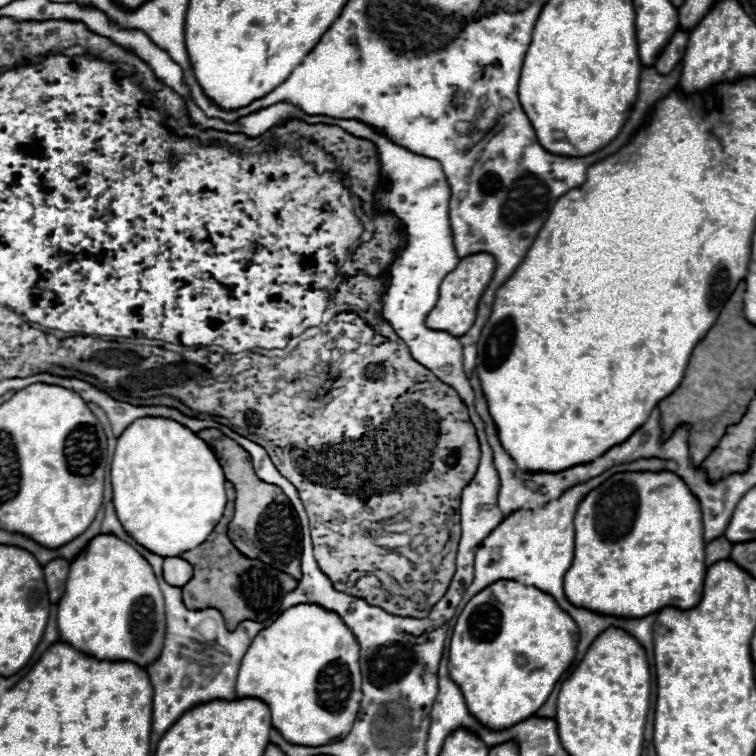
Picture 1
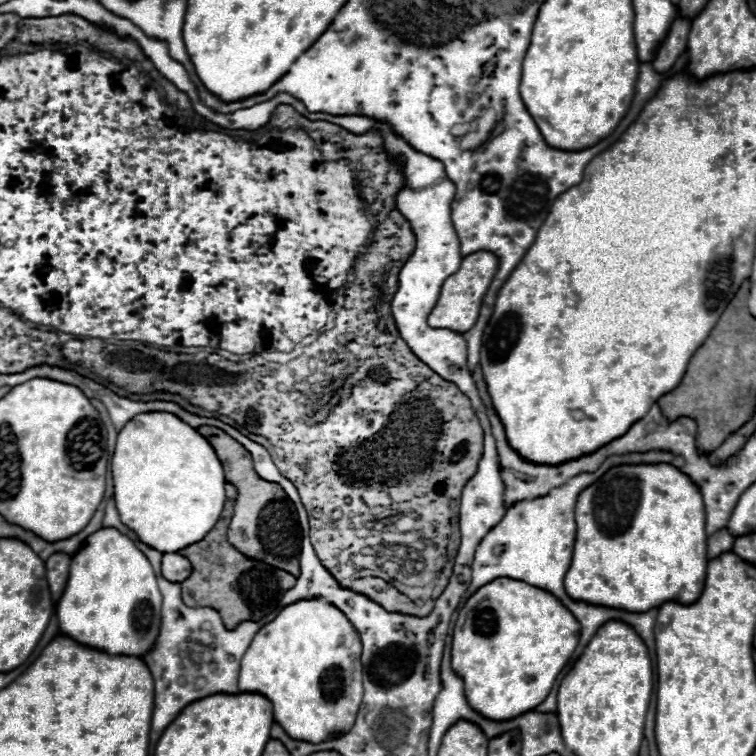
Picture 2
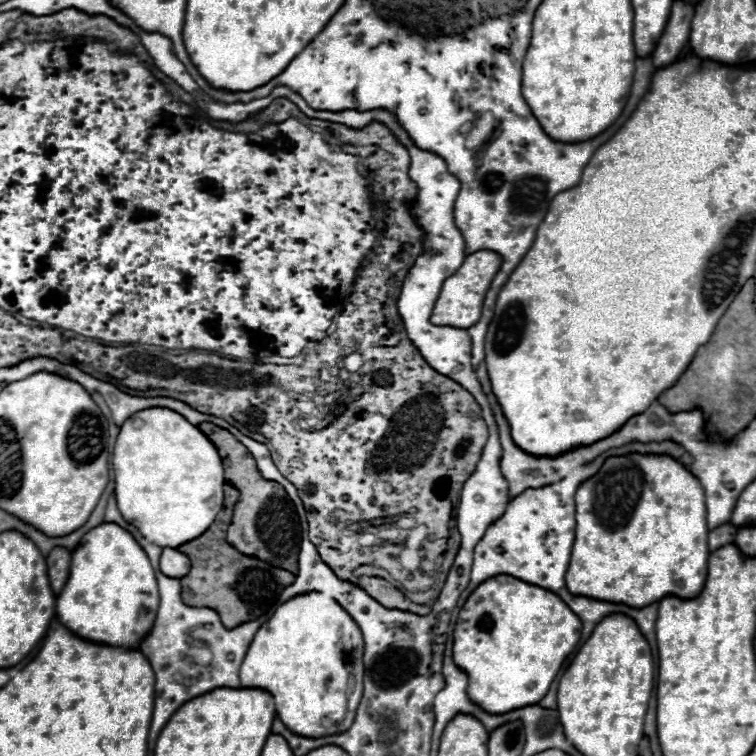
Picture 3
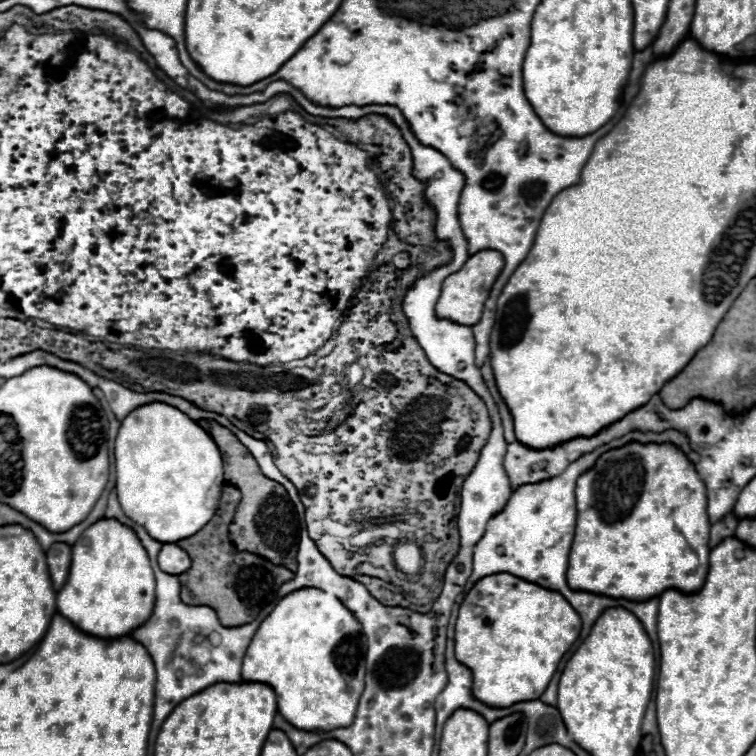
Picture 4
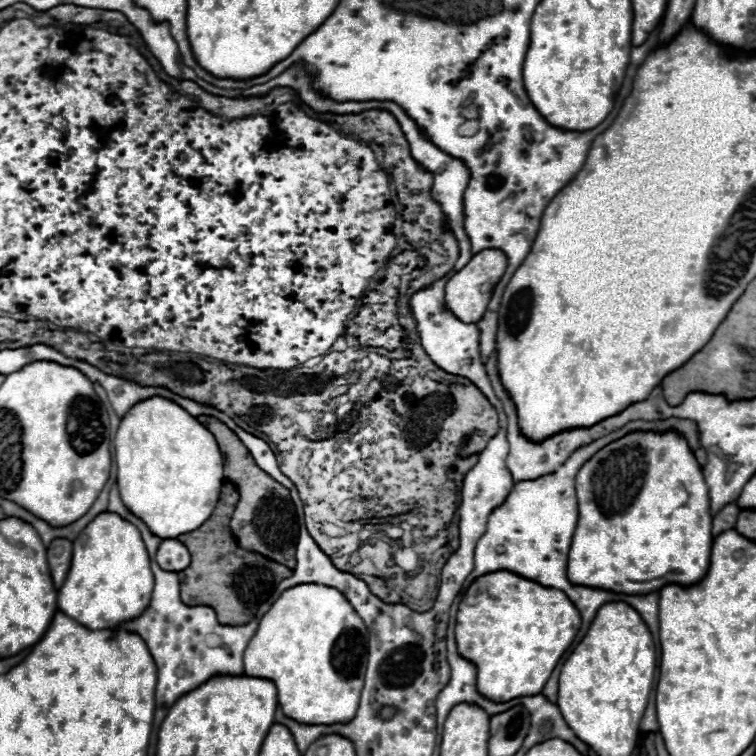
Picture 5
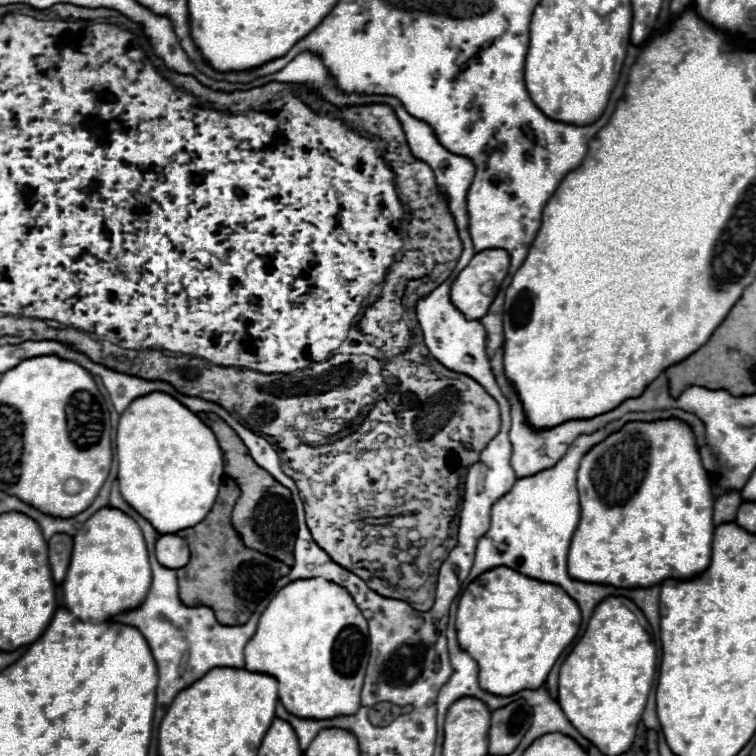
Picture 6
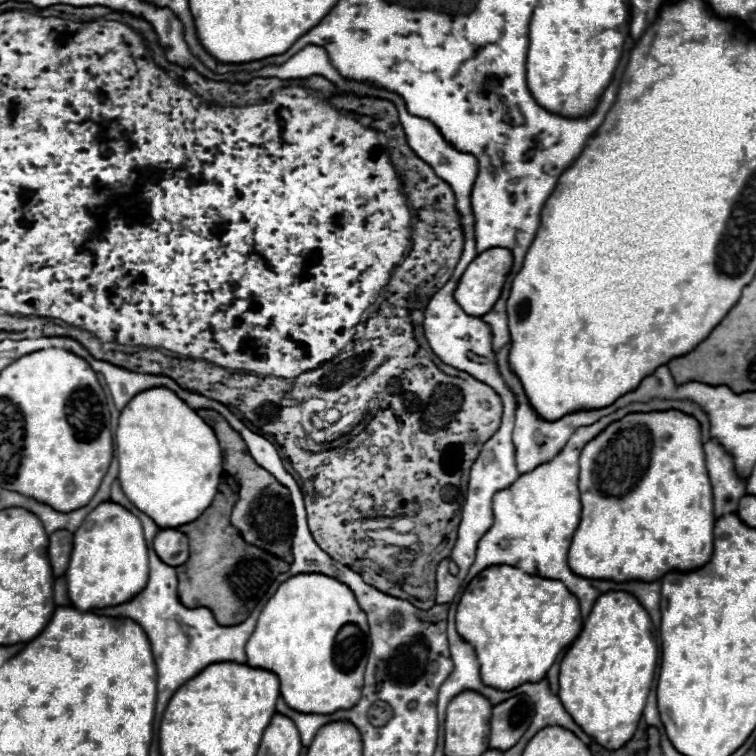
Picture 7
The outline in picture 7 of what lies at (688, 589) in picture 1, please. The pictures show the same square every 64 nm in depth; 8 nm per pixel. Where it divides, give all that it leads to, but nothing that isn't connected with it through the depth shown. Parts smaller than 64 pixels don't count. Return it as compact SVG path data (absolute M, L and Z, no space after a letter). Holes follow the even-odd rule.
M666 410L666 412L630 412L624 418L608 424L594 440L590 440L580 452L580 476L578 476L580 500L582 500L582 516L580 524L574 532L568 562L574 572L580 576L600 576L610 580L658 580L670 570L694 570L700 568L704 562L710 560L714 548L714 506L712 486L706 470L706 456L704 456L704 442L700 422L694 416L688 416L680 410Z

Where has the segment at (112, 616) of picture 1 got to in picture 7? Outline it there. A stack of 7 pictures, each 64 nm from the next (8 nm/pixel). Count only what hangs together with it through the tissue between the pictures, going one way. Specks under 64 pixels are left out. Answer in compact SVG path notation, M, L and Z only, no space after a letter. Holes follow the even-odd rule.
M116 502L98 504L74 532L74 548L66 570L68 598L80 612L116 606L130 600L148 580L148 546L140 520Z

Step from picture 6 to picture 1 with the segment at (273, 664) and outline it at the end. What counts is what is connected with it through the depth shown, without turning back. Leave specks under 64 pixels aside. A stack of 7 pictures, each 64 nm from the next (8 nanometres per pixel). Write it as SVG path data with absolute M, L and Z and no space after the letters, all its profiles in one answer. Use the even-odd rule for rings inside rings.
M296 604L284 610L268 628L260 630L244 654L236 698L260 698L272 712L272 726L298 746L324 746L342 740L356 720L362 700L362 674L360 674L360 644L344 620L318 604Z

